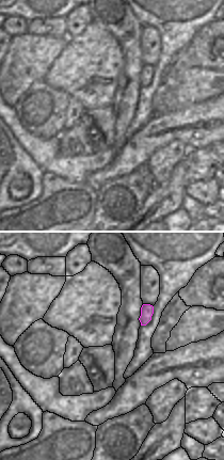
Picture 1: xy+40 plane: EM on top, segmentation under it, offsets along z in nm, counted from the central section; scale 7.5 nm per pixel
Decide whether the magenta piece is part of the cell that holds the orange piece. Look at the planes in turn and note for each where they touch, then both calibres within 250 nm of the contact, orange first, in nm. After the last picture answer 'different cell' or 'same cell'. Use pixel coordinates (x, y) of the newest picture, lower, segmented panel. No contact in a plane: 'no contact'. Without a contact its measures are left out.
no contact

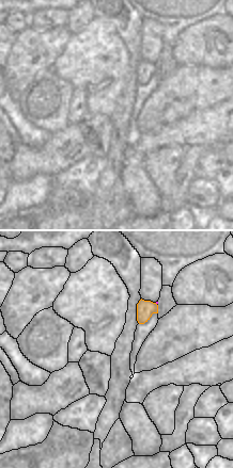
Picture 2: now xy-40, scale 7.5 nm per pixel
no contact

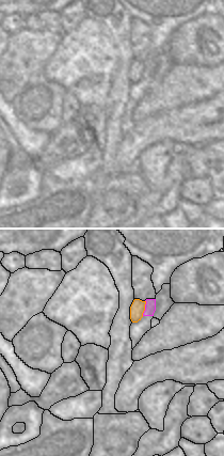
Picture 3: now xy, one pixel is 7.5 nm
contact (144, 308); calibres 110 and 80 nm

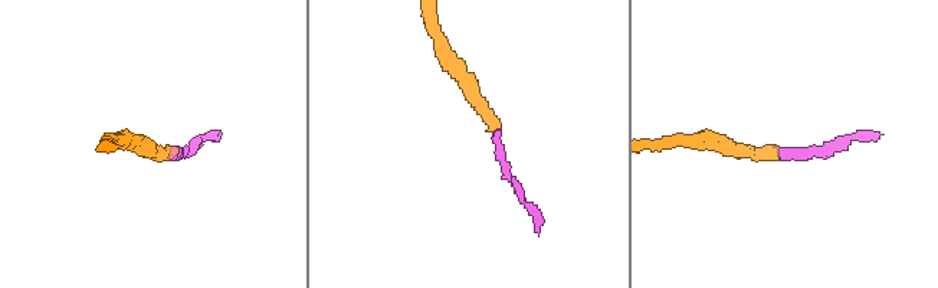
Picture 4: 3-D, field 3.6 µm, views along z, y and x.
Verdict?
same cell

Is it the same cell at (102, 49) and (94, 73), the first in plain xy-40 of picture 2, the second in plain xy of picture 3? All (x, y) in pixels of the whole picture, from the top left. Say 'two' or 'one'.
one

